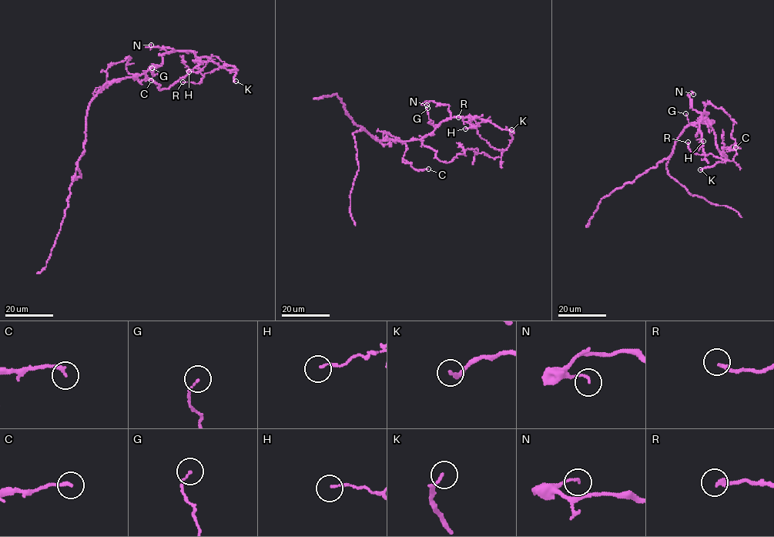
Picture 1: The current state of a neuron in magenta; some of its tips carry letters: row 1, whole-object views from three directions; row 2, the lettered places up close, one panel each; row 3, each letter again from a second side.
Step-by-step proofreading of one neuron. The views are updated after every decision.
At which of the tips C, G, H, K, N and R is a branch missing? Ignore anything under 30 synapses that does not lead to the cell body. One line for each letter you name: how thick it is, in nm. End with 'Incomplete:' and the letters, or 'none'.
Incomplete: none

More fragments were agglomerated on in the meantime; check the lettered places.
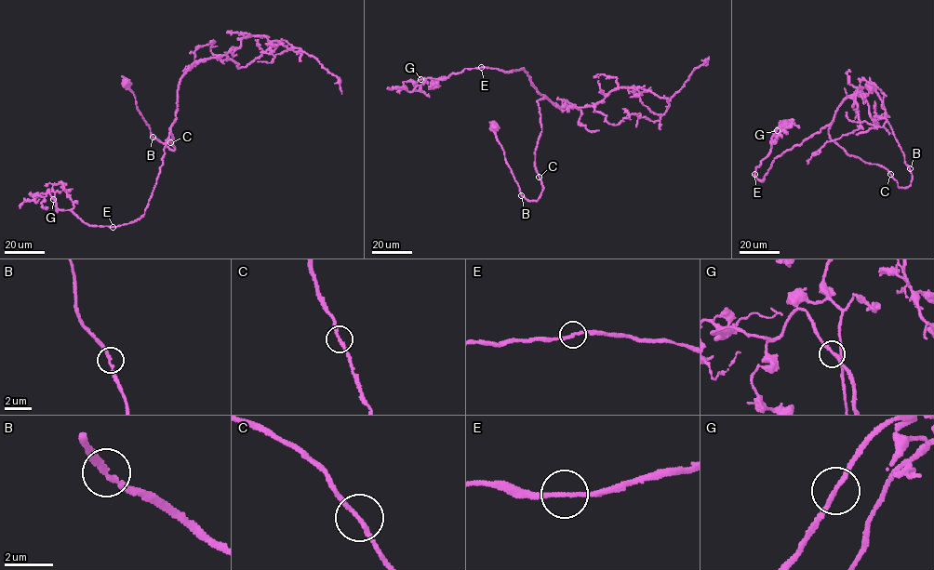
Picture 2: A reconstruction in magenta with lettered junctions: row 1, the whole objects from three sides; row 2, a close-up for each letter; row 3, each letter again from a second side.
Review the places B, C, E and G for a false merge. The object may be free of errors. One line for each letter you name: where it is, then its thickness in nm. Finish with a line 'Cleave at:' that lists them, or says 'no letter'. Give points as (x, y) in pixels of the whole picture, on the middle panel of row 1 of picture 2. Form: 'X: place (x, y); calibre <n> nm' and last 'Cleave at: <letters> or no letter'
Cleave at: no letter

